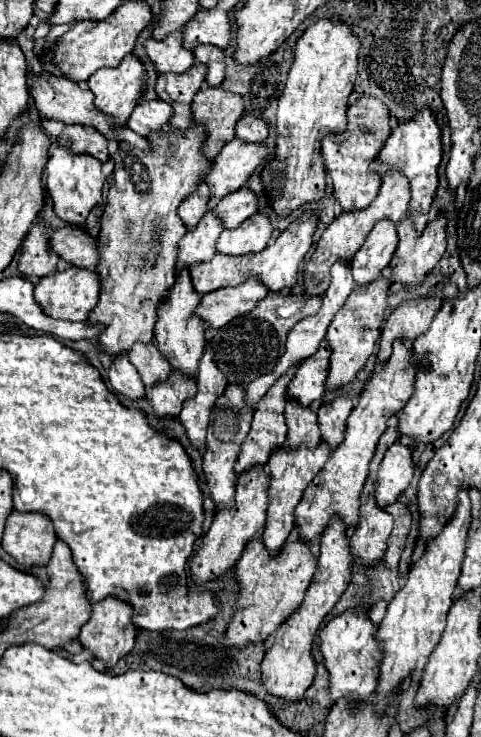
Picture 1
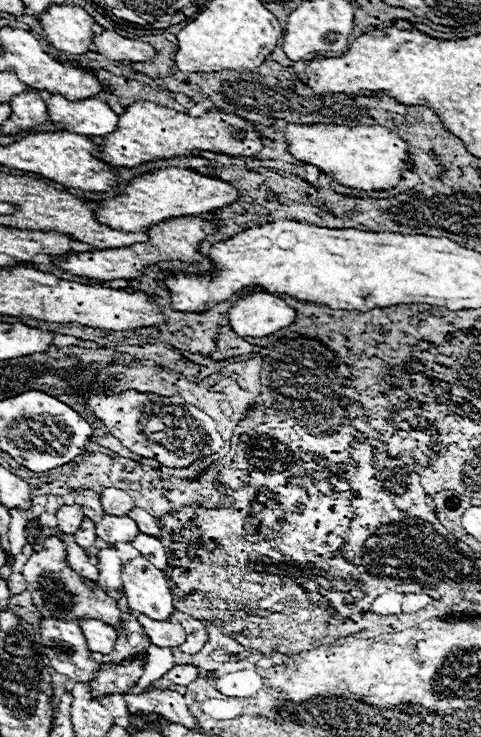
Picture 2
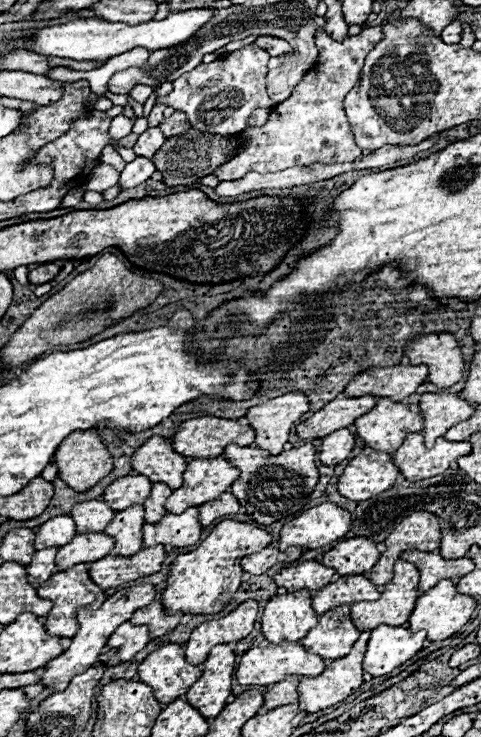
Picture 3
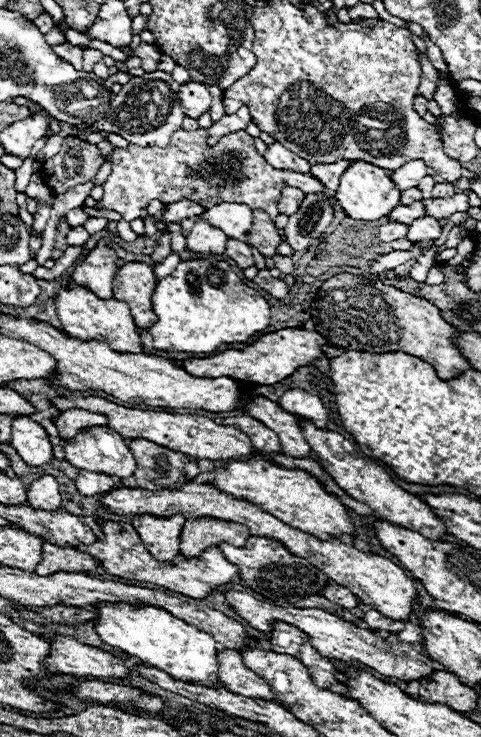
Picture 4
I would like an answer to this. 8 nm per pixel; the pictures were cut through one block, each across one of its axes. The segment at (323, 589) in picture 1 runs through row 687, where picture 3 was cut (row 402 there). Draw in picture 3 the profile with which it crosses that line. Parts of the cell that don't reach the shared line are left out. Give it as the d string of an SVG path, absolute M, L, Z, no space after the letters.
M300 390L276 396L260 406L252 406L246 414L246 422L256 432L254 444L270 454L280 454L288 442L292 424L308 410L308 396Z

